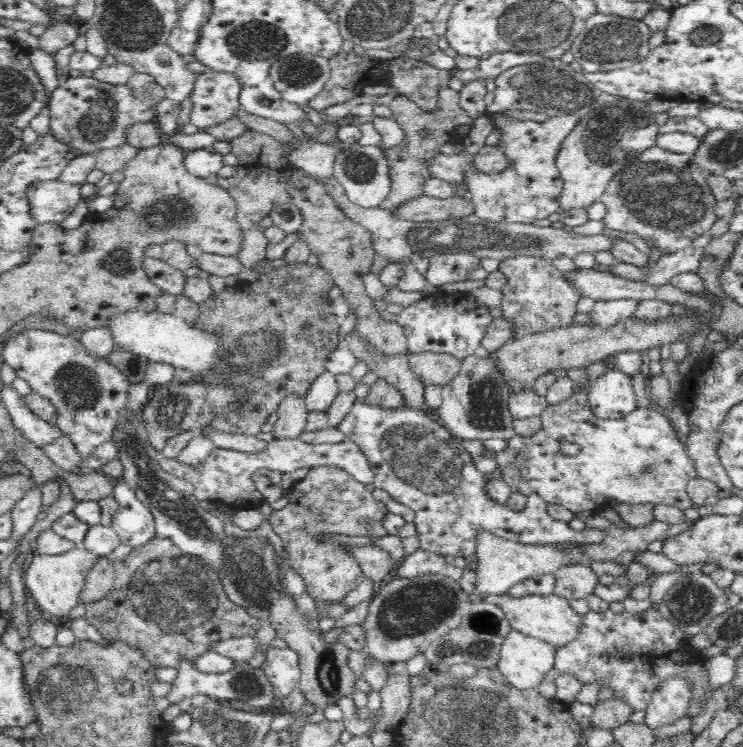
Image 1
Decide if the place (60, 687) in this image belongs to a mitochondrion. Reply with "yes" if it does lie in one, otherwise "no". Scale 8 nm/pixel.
yes

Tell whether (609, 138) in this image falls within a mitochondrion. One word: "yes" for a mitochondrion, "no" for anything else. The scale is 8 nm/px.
yes

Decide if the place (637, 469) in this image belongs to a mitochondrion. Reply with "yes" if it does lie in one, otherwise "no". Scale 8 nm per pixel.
yes

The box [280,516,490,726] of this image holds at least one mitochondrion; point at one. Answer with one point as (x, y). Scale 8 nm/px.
(411, 611)

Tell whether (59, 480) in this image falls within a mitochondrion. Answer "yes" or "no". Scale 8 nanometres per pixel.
no

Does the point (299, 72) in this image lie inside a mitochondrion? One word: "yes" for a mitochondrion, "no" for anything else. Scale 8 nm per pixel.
yes

